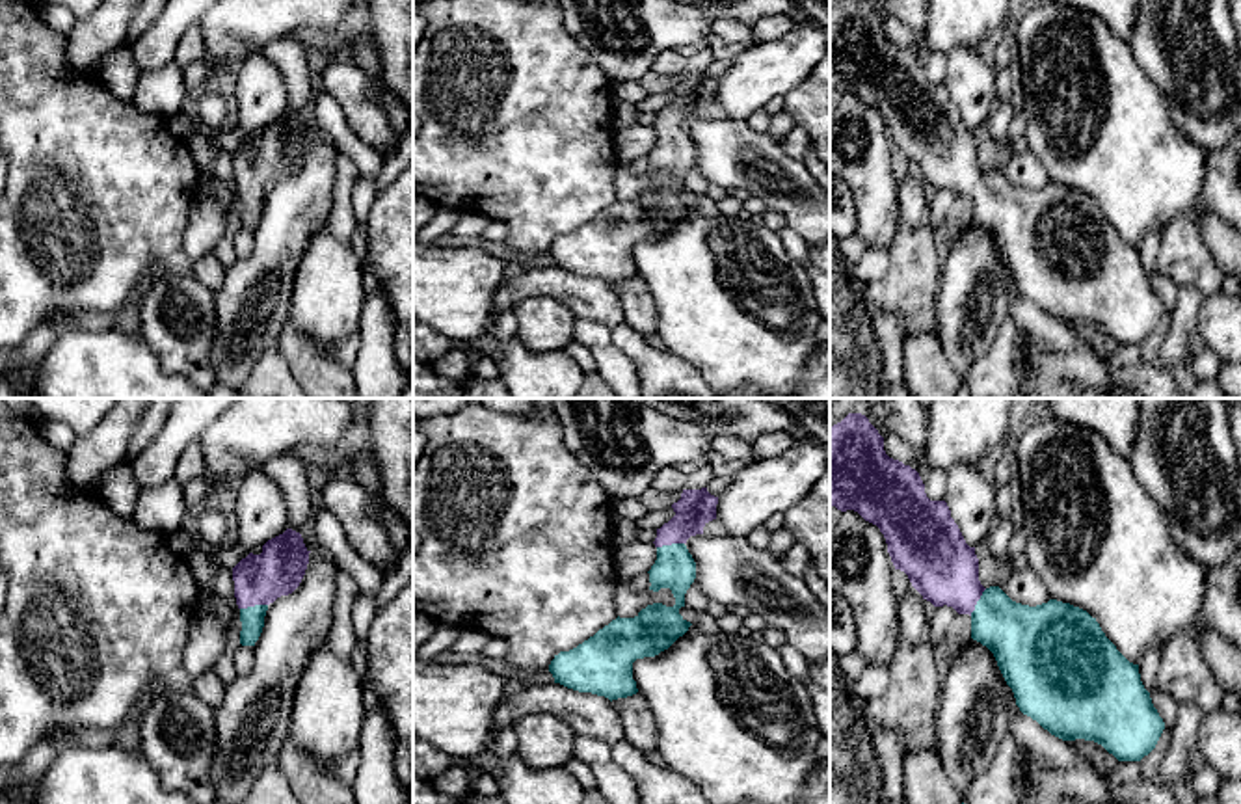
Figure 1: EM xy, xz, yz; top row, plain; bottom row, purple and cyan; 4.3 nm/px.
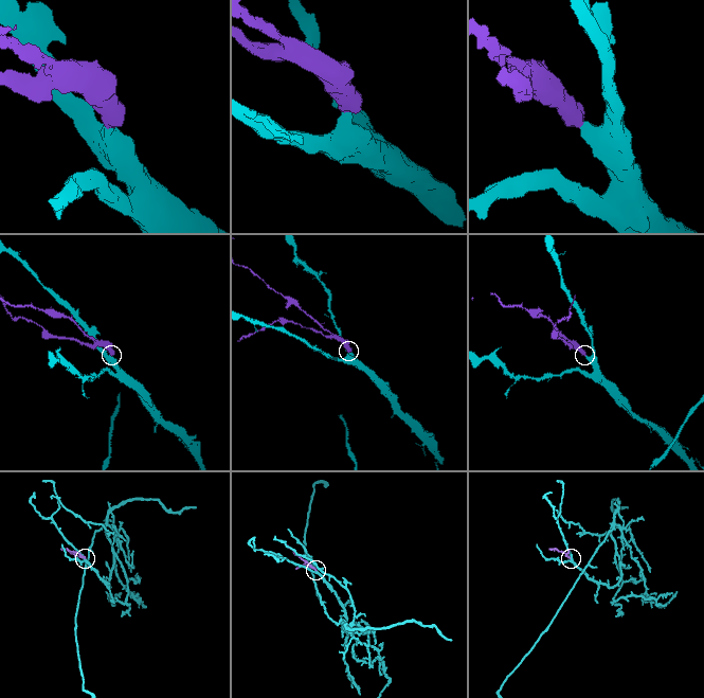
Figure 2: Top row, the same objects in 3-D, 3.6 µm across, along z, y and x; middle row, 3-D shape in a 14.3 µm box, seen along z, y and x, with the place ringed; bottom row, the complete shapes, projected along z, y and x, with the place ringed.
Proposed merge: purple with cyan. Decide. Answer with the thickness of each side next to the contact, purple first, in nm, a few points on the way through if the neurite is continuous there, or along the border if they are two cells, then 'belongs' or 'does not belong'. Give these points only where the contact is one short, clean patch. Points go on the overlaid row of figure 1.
220 nm thick on the purple side, 100 nm on the other; runs through xy (259, 579), (253, 590), (253, 605), (252, 618); belongs

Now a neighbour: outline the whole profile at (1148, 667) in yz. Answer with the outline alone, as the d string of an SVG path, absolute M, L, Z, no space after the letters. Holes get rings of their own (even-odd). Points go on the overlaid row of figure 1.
M1154 648L1139 663L1141 681L1148 692L1152 692L1155 689L1161 653L1163 653L1161 648Z

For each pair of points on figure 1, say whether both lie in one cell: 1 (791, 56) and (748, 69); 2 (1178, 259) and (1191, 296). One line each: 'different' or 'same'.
1: same
2: different

